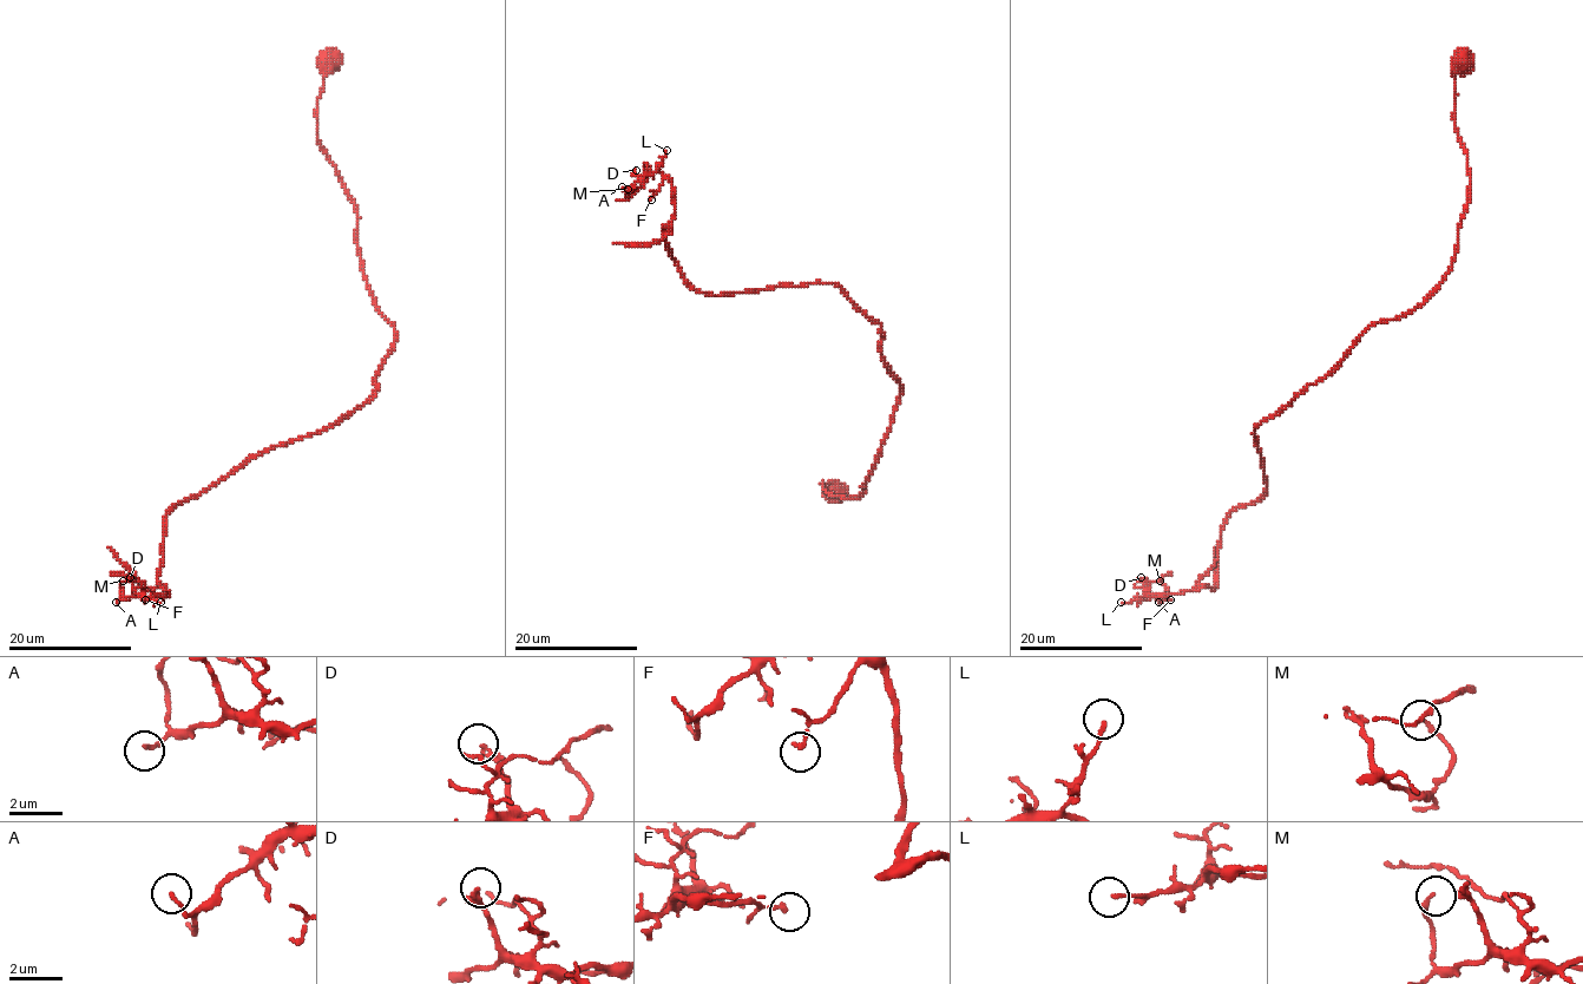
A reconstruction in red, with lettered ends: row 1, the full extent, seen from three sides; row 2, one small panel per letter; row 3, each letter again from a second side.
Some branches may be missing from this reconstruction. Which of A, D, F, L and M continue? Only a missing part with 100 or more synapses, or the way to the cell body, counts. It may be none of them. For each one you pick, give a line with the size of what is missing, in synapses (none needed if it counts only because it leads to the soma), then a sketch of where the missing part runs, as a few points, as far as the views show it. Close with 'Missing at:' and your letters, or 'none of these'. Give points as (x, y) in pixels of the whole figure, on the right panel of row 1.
Missing at: none of these

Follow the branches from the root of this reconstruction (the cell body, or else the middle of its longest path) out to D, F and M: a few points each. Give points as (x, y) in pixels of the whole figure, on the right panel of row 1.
D: (1463, 63), (1470, 199), (1445, 280), (1255, 428), (1266, 491), (1229, 515), (1190, 591), (1144, 596), (1141, 577)
F: (1463, 63), (1470, 199), (1451, 269), (1255, 428), (1266, 491), (1229, 515), (1190, 591), (1150, 596), (1170, 599)
M: (1463, 63), (1470, 199), (1445, 280), (1255, 428), (1266, 491), (1229, 515), (1190, 591), (1144, 596), (1160, 581)

